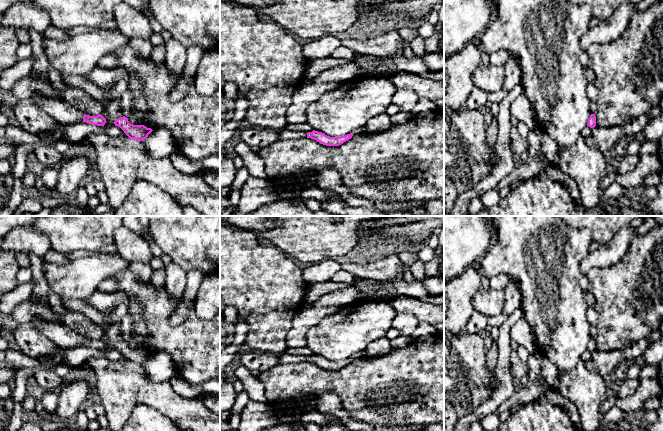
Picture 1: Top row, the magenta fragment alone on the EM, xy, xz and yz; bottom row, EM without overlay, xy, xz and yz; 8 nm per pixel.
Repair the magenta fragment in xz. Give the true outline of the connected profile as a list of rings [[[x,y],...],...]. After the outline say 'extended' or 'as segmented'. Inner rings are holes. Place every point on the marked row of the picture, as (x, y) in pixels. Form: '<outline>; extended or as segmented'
[[[284,129],[280,132],[278,140],[293,140],[293,139],[301,139],[301,138],[311,138],[319,142],[320,144],[326,146],[339,146],[344,142],[351,139],[353,133],[347,134],[345,136],[340,137],[330,137],[325,135],[322,132],[318,132],[313,130],[312,132],[302,132],[302,131],[291,131]]]; extended

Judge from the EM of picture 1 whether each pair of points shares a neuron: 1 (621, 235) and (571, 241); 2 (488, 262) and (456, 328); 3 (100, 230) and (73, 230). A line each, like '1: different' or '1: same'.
1: different
2: different
3: same

